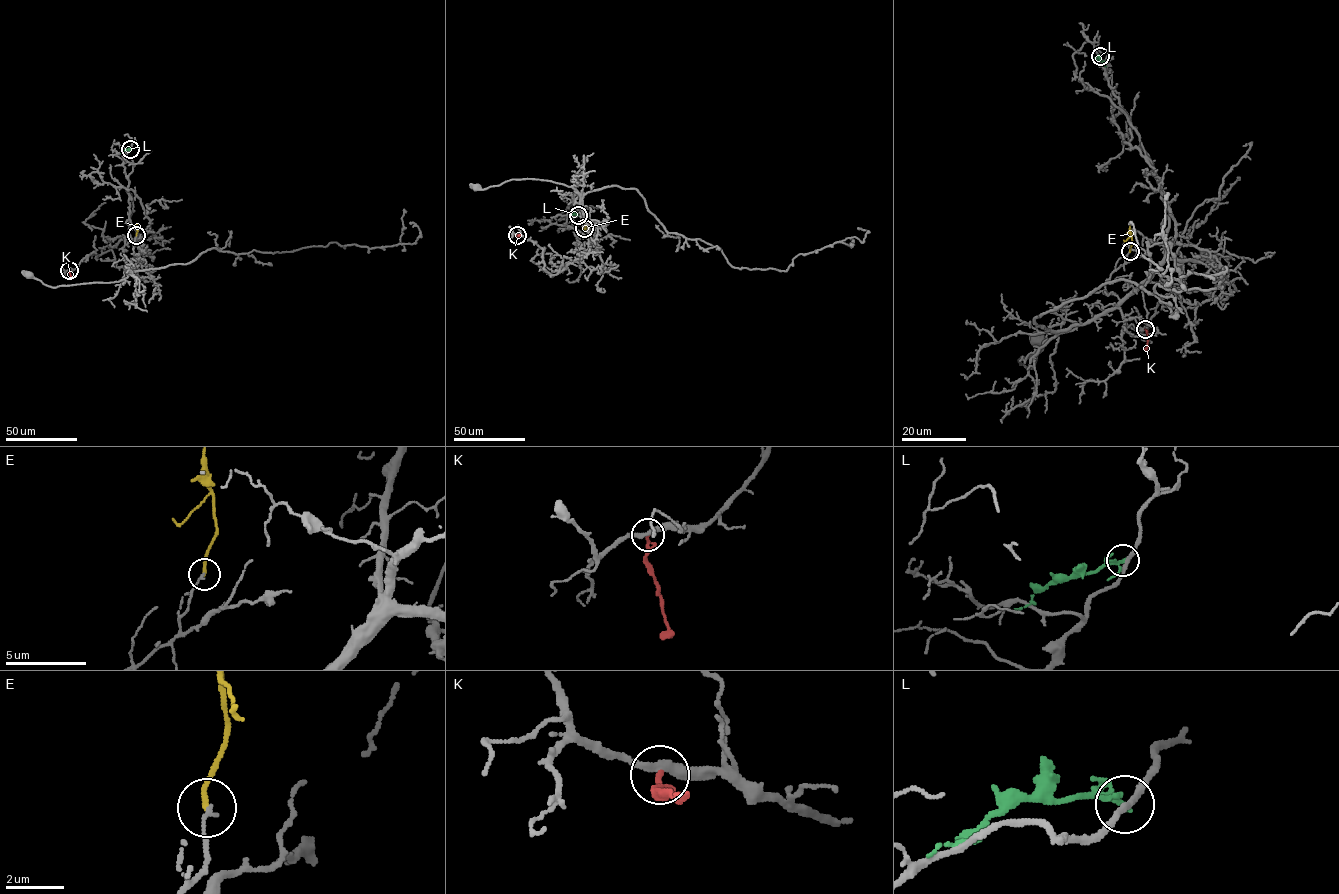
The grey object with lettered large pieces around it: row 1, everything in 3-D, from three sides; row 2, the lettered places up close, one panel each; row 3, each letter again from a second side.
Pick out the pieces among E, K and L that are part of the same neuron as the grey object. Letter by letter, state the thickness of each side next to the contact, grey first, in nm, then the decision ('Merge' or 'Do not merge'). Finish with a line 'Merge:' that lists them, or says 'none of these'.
E: Thickness 130 nm (grey) against 170 nm. Do not merge
K: Thickness 320 nm (grey) against 240 nm. Do not merge
L: Thickness 240 nm (grey) against 180 nm. Do not merge
Merge: none of these

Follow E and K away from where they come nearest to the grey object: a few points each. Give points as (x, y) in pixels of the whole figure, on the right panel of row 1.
E: (1130, 251), (1130, 225)
K: (1145, 329), (1145, 349)

